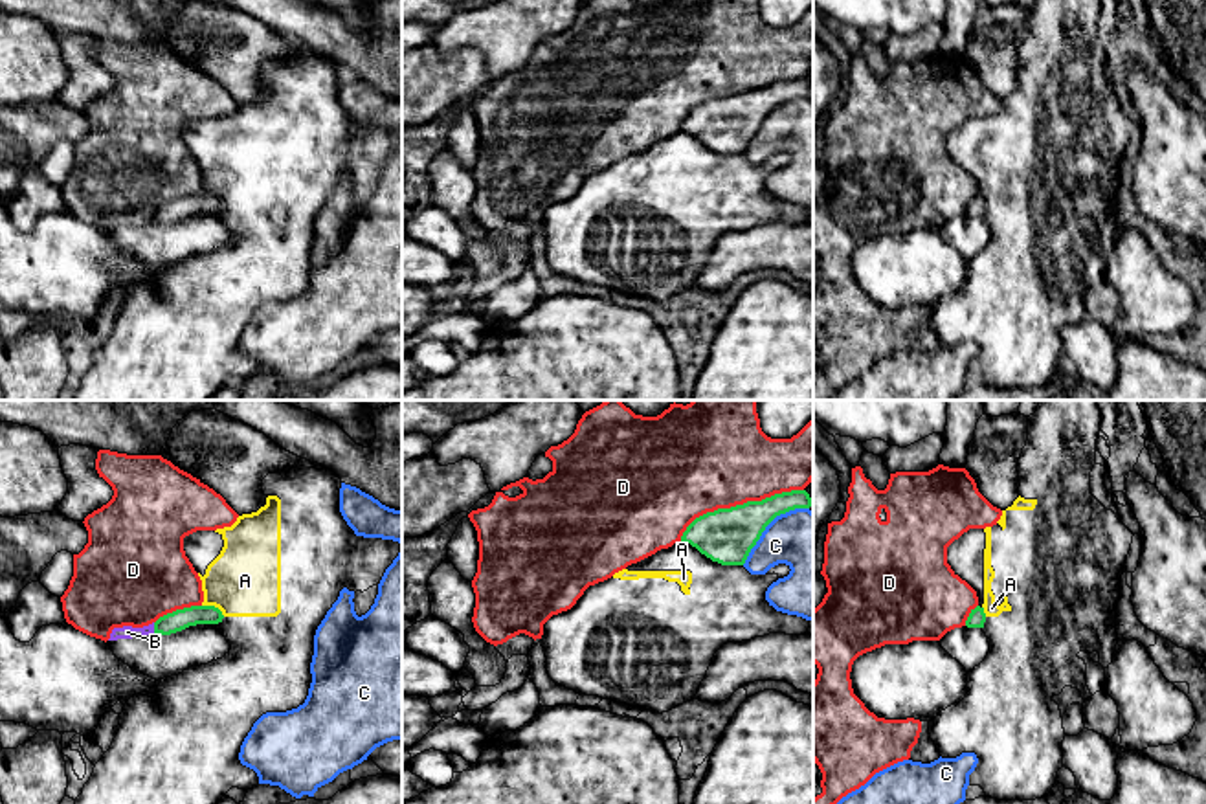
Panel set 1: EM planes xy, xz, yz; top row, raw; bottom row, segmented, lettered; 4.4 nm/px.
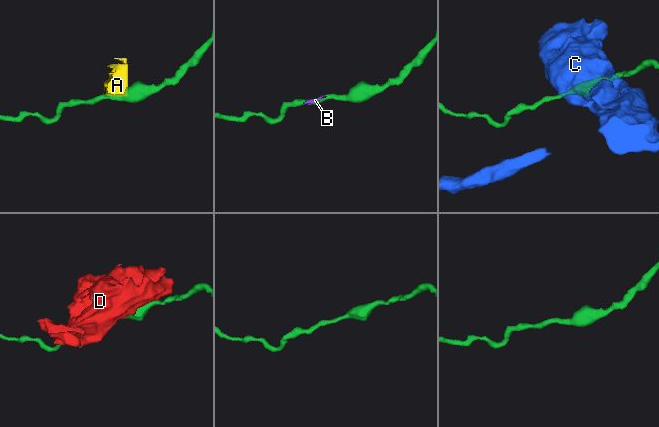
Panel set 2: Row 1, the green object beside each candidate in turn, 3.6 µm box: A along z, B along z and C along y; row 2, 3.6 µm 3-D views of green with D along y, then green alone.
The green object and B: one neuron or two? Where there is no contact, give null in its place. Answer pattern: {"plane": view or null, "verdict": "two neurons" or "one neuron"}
{"plane": "xy", "verdict": "two neurons"}

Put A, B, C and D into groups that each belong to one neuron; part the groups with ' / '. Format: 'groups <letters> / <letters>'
groups A / B D / C

